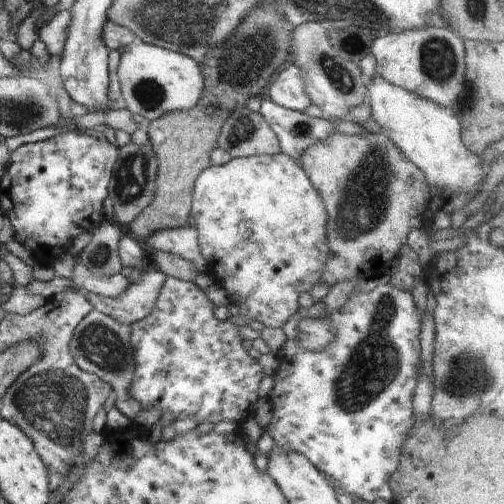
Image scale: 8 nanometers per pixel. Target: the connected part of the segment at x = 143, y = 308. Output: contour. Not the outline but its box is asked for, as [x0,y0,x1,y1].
[78,271,167,325]

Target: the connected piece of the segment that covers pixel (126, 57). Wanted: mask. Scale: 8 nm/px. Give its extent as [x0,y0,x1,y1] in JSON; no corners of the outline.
[117,40,206,123]

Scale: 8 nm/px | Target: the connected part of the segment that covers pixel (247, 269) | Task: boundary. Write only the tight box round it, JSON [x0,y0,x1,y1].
[190,153,329,328]

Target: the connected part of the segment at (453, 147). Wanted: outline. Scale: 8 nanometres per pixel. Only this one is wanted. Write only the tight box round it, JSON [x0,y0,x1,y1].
[366,76,486,196]

